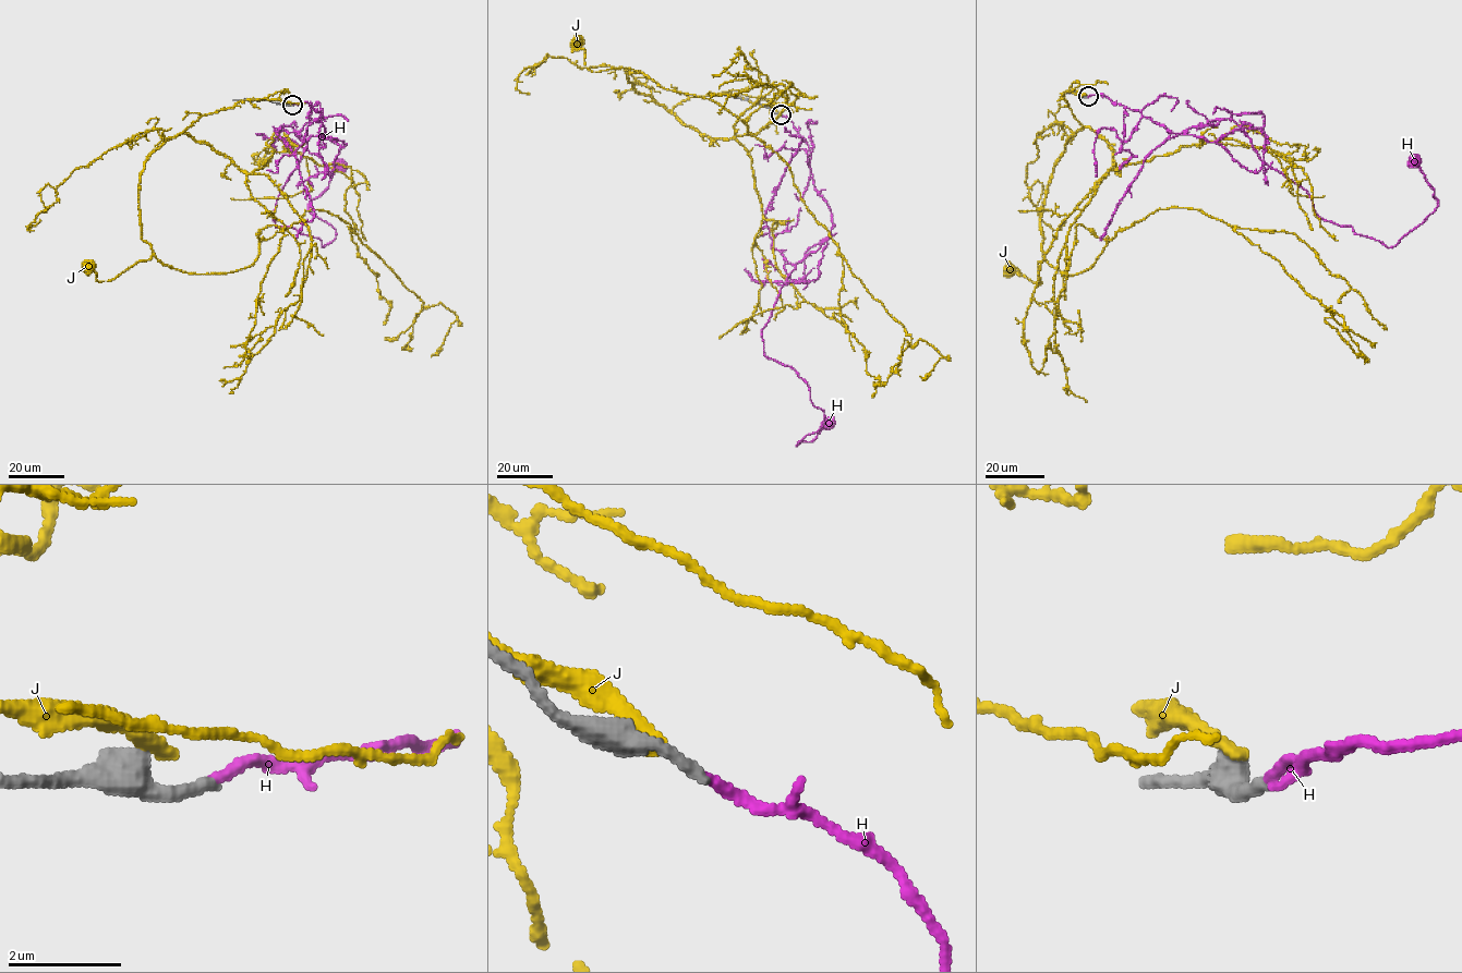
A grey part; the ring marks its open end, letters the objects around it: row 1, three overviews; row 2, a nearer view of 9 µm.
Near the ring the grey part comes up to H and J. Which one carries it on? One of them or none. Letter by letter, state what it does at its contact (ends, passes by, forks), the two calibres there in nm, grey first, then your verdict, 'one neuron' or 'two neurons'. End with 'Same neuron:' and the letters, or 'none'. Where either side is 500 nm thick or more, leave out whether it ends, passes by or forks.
H: it ends; calibres 240 and 170 nm; one neuron
J: it ends; calibres 440 and 320 nm; two neurons
Same neuron: H

